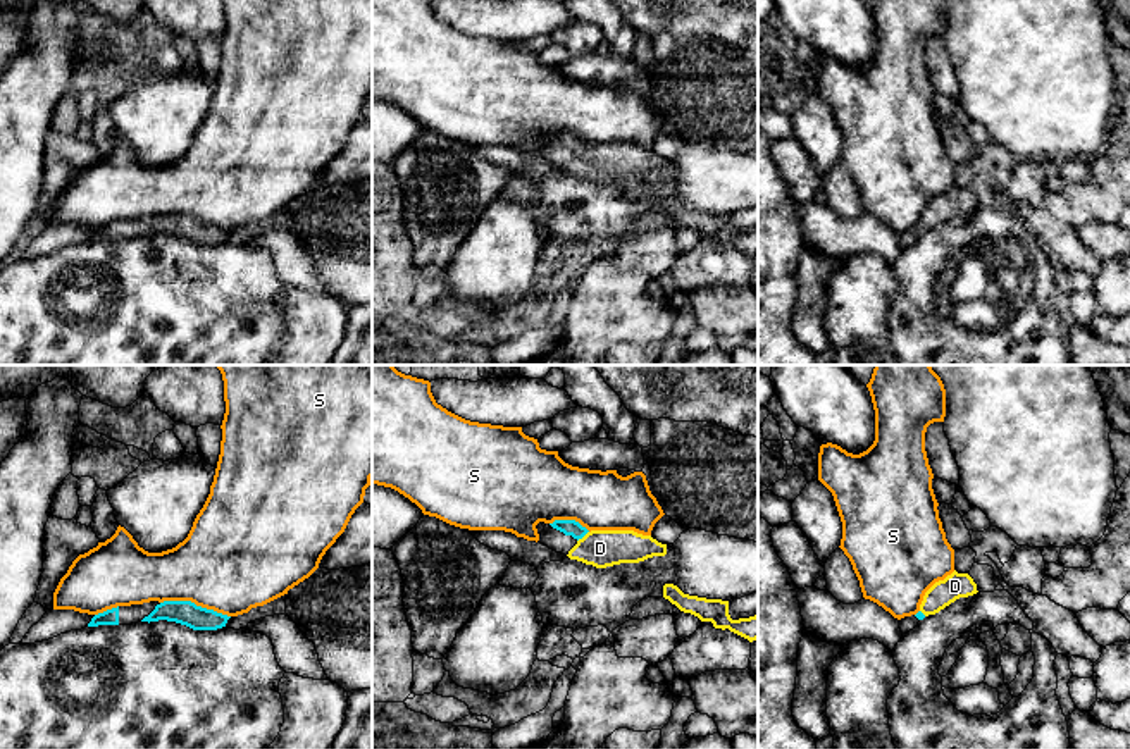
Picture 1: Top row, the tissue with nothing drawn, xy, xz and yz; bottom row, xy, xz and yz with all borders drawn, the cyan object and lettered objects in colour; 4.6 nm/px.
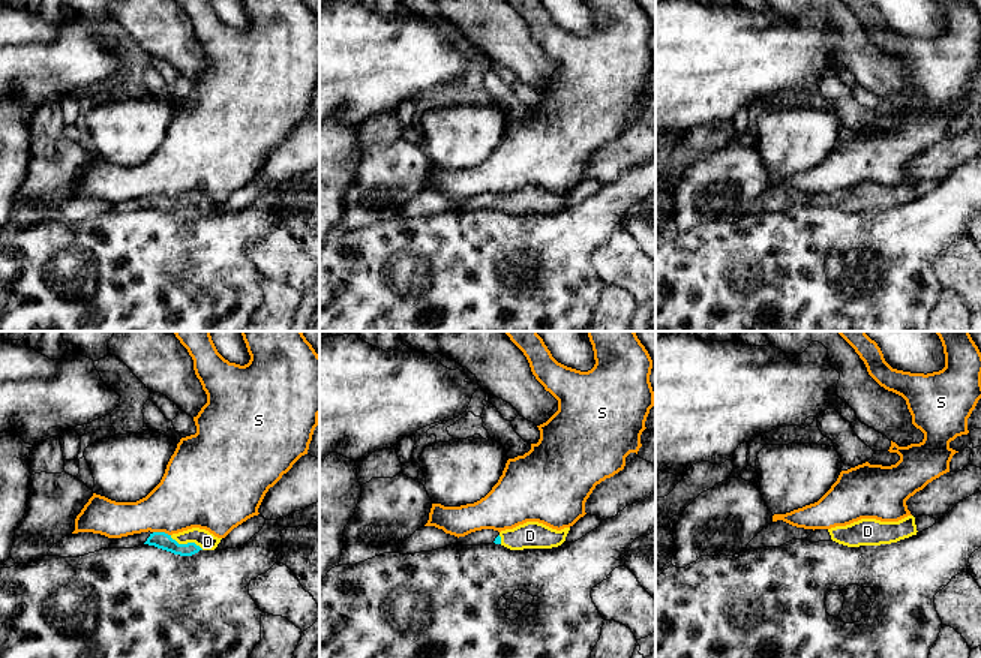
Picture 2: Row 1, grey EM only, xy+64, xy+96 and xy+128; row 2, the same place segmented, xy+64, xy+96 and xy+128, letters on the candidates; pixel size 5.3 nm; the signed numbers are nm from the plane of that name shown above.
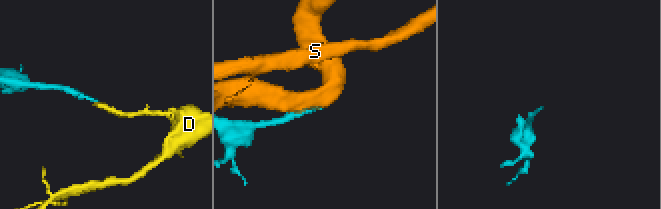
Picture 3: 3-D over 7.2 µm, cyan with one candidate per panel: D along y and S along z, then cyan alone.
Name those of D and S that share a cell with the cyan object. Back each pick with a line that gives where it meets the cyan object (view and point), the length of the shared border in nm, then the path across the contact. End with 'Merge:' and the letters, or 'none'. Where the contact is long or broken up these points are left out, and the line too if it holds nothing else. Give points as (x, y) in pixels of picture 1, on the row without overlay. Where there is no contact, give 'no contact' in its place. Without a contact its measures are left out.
D: contact xz (583, 150); length 80 nm; way xz (569, 142), (583, 150), (595, 162), (600, 162)
Merge: D

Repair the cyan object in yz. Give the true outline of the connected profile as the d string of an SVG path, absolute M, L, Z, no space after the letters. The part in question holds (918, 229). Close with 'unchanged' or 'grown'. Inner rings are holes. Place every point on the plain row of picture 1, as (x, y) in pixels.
M956 184L944 195L935 196L923 210L920 226L915 229L923 234L928 229L935 229L959 212L977 208L977 198L968 188L958 188Z | grown

